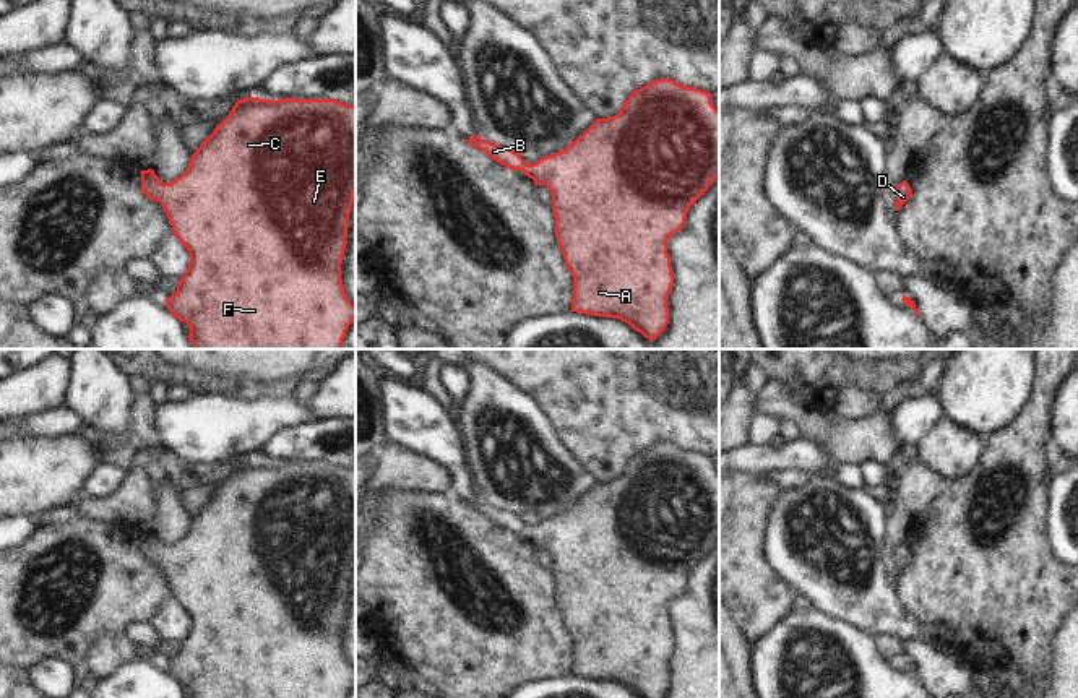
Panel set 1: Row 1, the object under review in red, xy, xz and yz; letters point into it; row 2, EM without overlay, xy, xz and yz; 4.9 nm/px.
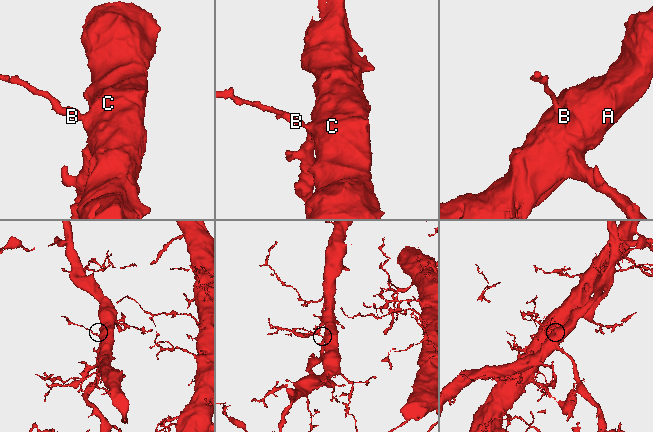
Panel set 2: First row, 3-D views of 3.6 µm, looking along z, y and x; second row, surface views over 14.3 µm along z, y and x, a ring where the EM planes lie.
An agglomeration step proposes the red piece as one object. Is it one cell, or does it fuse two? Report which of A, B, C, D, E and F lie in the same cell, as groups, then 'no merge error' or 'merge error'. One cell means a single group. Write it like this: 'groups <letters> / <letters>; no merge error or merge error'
groups A B C D E F; no merge error

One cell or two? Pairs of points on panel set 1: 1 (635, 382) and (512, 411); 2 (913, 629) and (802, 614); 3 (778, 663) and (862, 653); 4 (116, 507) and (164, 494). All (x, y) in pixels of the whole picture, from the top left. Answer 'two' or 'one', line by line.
1: two
2: two
3: one
4: two

